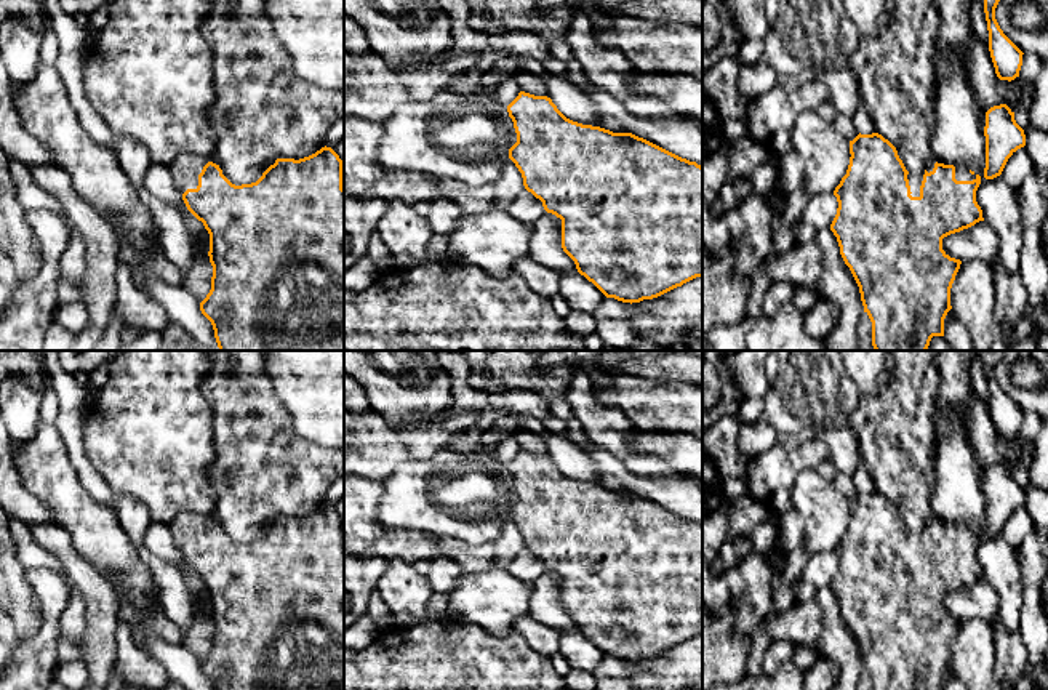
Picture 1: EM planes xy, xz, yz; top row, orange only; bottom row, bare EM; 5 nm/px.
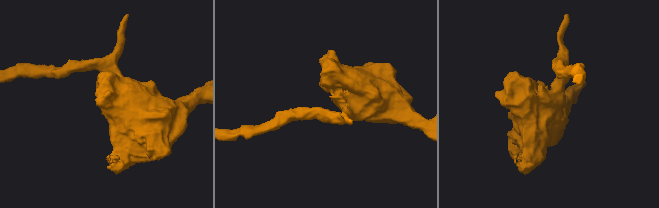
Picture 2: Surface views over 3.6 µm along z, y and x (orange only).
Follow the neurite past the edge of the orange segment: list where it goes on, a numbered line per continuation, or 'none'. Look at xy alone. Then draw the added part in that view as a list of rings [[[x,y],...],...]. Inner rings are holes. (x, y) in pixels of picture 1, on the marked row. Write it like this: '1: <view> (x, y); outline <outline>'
1: xy (186, 168); outline [[[181,154],[170,165],[171,176],[181,194],[187,189],[197,189],[198,175],[208,162],[216,163],[213,155]]]

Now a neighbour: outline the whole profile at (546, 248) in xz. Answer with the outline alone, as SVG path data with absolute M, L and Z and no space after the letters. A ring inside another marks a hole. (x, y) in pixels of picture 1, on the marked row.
M544 213L533 224L530 258L552 271L578 271L574 261L562 248L562 219Z

